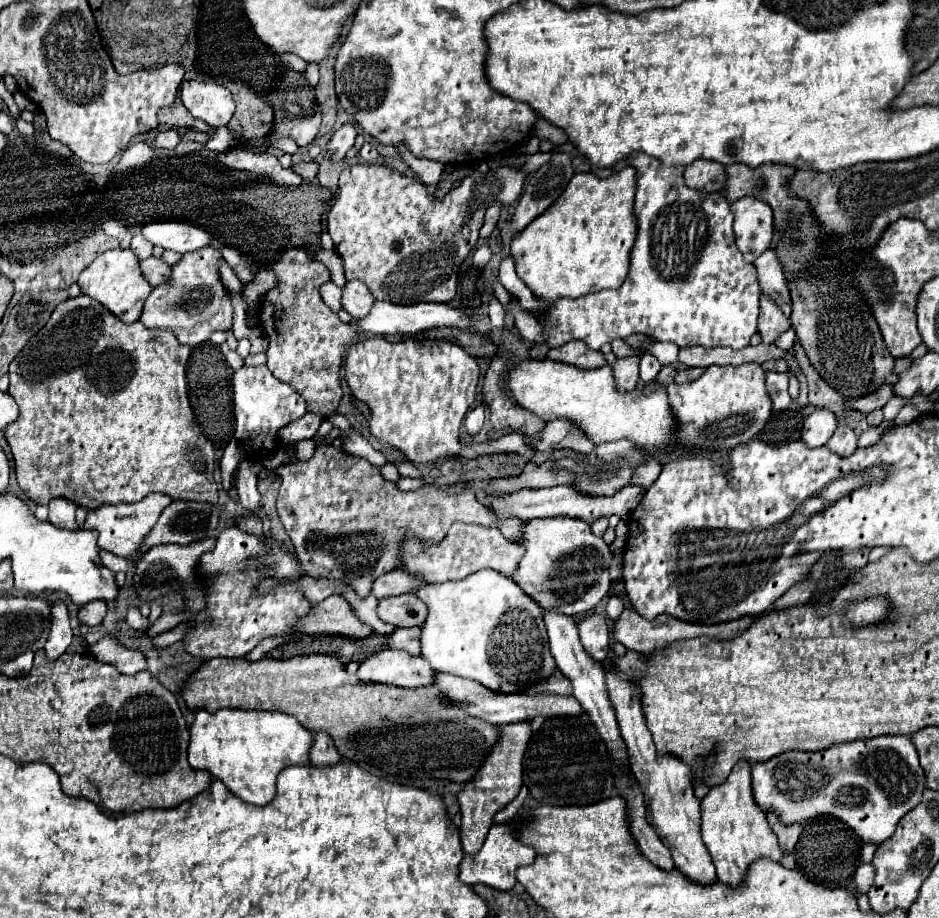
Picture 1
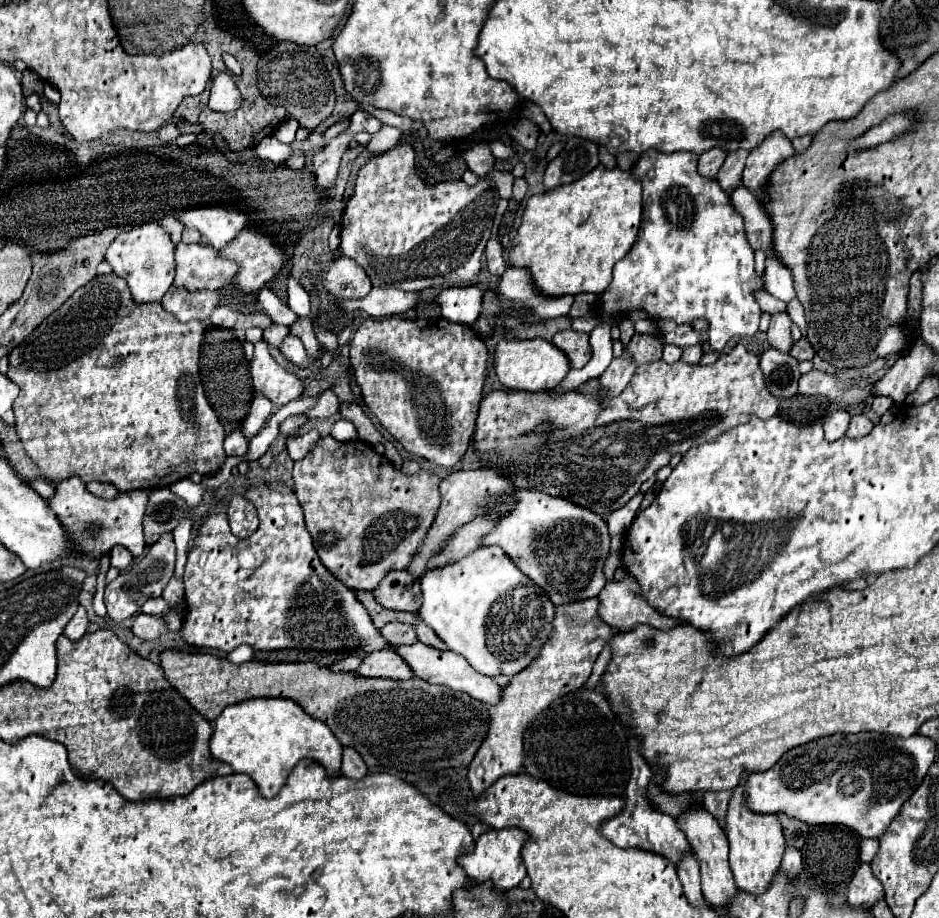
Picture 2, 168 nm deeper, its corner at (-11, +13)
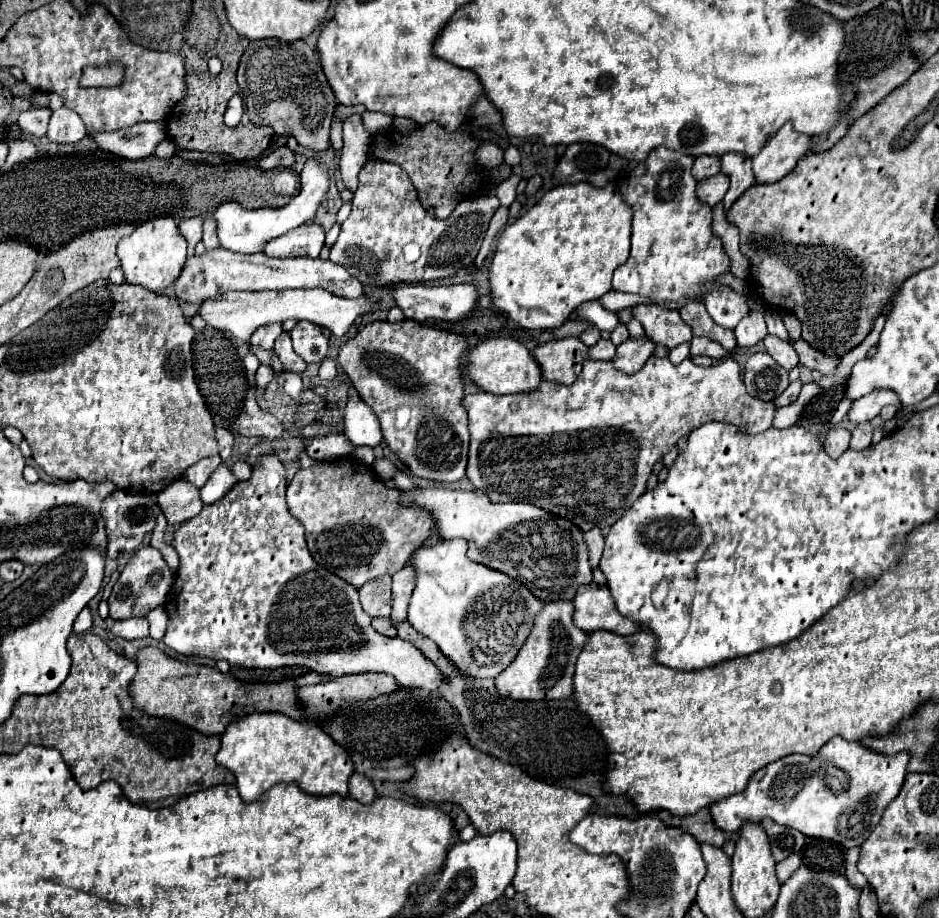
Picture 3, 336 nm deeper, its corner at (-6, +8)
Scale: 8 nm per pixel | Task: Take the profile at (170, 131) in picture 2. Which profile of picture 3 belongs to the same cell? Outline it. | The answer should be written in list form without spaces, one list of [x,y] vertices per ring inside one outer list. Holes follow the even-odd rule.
[[[137,123],[133,127],[117,129],[111,133],[95,133],[91,139],[97,143],[99,149],[137,161],[149,157],[157,143],[165,139],[163,123]]]

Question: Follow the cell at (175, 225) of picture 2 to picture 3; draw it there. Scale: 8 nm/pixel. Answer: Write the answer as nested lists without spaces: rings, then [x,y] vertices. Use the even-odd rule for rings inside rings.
[[[201,217],[183,219],[183,221],[179,223],[181,233],[183,233],[183,235],[187,237],[187,241],[189,241],[189,255],[195,255],[195,247],[197,247],[197,243],[201,241],[201,235],[203,235],[201,225],[203,225],[203,219],[201,219]]]

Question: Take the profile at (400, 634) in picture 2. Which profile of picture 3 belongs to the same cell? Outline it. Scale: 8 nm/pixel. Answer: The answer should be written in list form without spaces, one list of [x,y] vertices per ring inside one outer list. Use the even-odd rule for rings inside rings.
[[[377,617],[377,619],[373,619],[373,629],[377,631],[377,633],[383,633],[383,635],[387,635],[387,637],[397,637],[397,629],[395,629],[395,625],[391,623],[391,619],[387,619],[387,617]]]

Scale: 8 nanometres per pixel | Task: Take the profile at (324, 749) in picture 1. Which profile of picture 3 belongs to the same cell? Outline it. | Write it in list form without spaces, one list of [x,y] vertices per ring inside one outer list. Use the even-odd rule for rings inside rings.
[[[355,773],[355,775],[349,779],[349,795],[351,795],[353,799],[357,799],[359,803],[365,803],[365,805],[373,803],[373,799],[377,797],[373,783],[371,783],[367,777],[359,775],[359,773]]]

